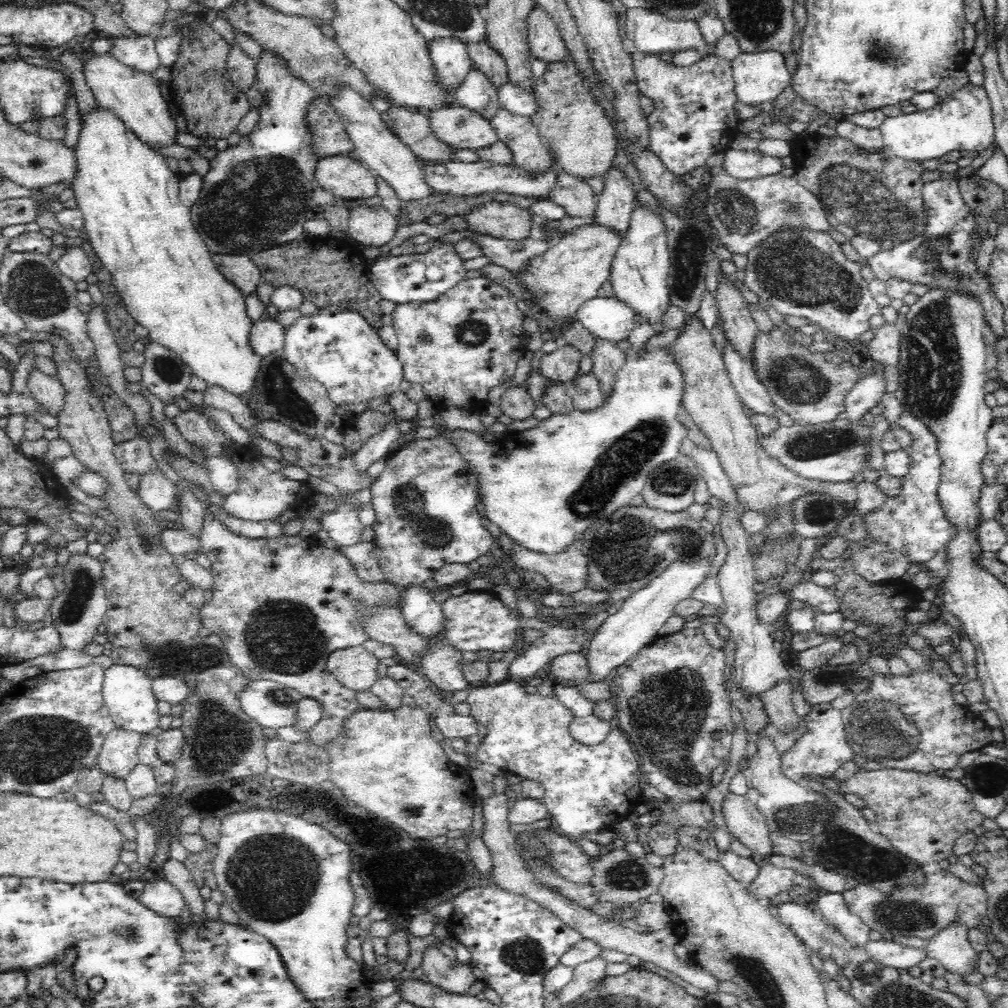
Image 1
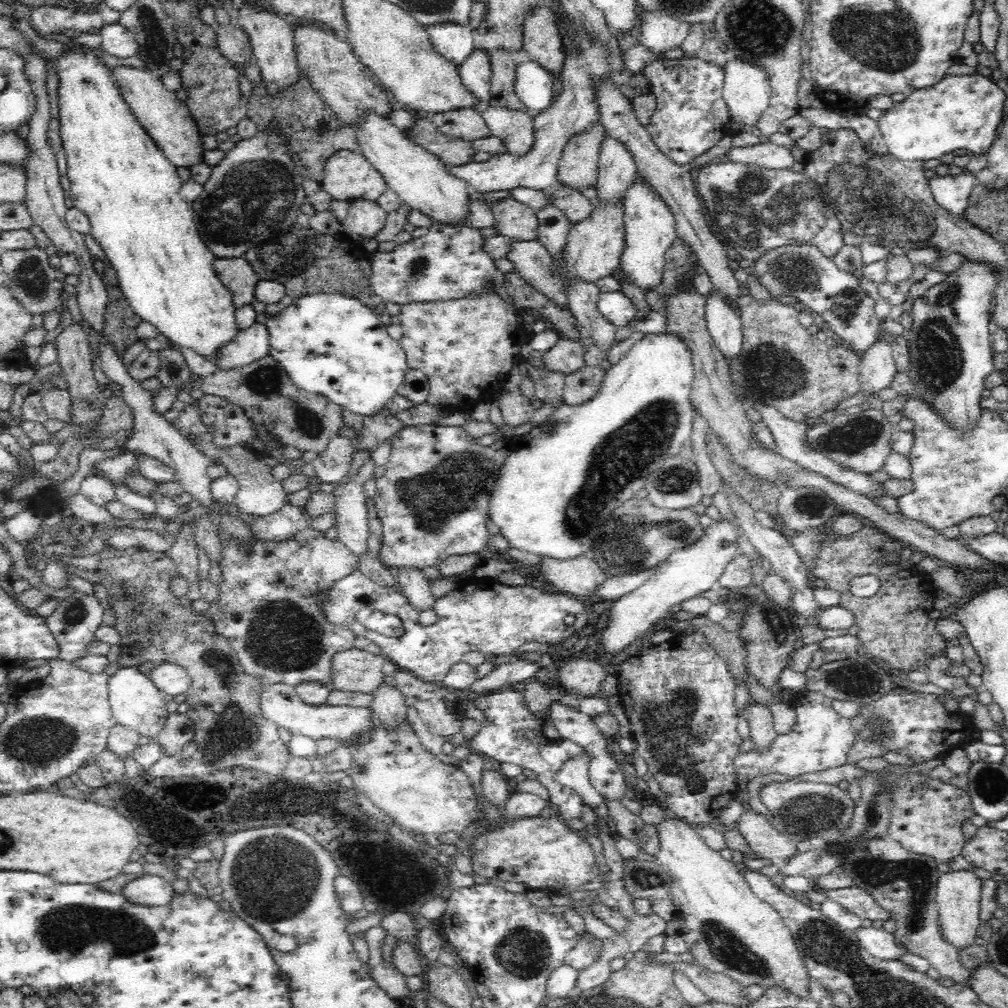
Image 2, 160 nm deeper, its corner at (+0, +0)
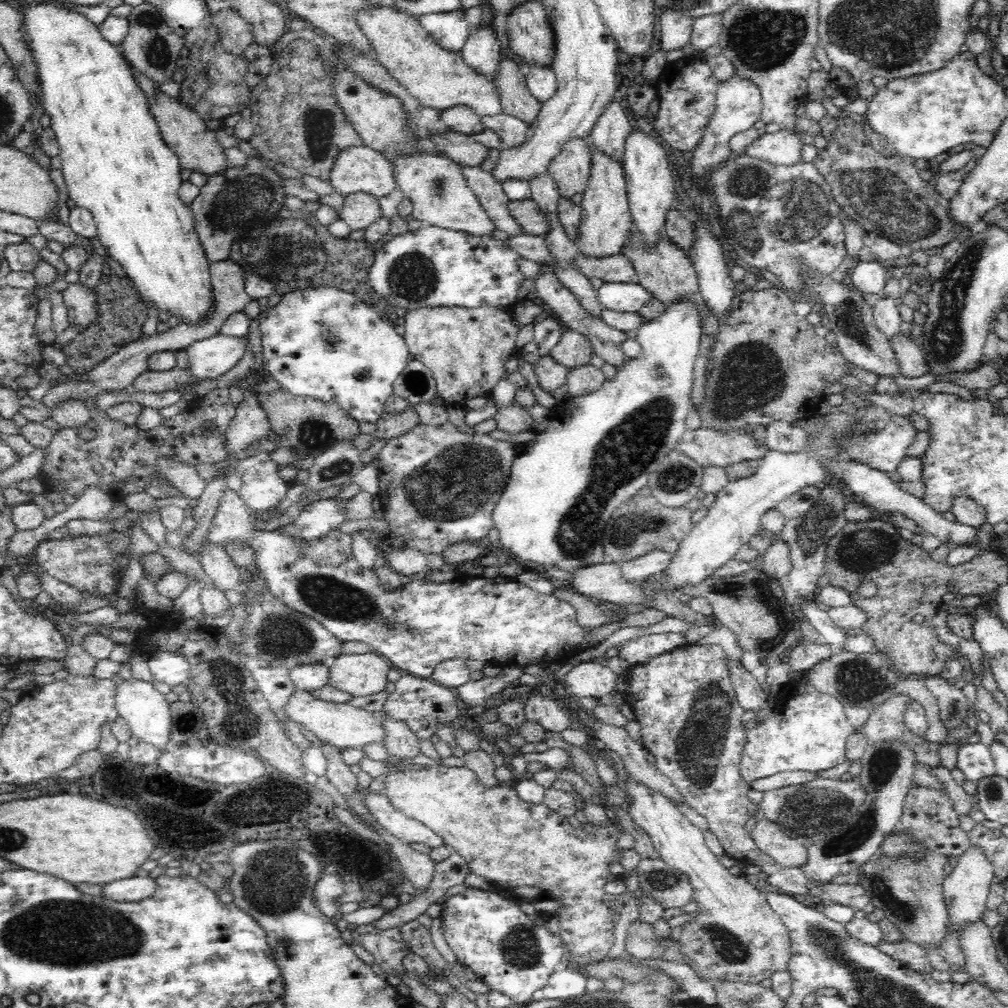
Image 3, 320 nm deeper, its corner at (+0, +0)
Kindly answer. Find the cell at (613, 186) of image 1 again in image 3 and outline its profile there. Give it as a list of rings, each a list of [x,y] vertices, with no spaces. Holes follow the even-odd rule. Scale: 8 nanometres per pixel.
[[[612,97],[611,103],[604,107],[602,116],[591,130],[591,143],[599,154],[611,158],[613,162],[623,162],[626,140],[633,130],[633,118],[626,115],[620,102]]]

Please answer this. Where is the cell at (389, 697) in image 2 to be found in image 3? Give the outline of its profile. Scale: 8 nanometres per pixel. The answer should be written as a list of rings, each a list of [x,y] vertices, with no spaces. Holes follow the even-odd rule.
[[[382,716],[385,731],[385,747],[392,756],[412,760],[422,755],[420,740],[410,731],[410,727],[400,720],[386,719]]]

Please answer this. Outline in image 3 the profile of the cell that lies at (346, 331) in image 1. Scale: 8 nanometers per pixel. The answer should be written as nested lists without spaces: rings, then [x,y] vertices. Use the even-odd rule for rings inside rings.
[[[298,288],[280,298],[274,308],[259,315],[264,370],[272,375],[284,390],[296,396],[308,396],[324,402],[337,402],[358,422],[375,423],[385,412],[385,404],[393,395],[393,382],[411,362],[405,338],[396,333],[382,316],[356,300],[356,296],[338,288]]]

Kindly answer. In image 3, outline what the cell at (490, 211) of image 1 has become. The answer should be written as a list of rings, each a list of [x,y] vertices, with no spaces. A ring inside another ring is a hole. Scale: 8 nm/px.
[[[534,199],[511,200],[508,202],[509,215],[516,221],[520,232],[530,236],[546,235],[550,231],[548,216]]]

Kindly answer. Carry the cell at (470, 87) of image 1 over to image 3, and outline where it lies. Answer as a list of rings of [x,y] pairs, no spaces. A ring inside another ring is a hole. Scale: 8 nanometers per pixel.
[[[477,27],[470,32],[460,54],[465,66],[485,77],[492,77],[497,71],[500,60],[504,57],[502,43],[495,30]]]

